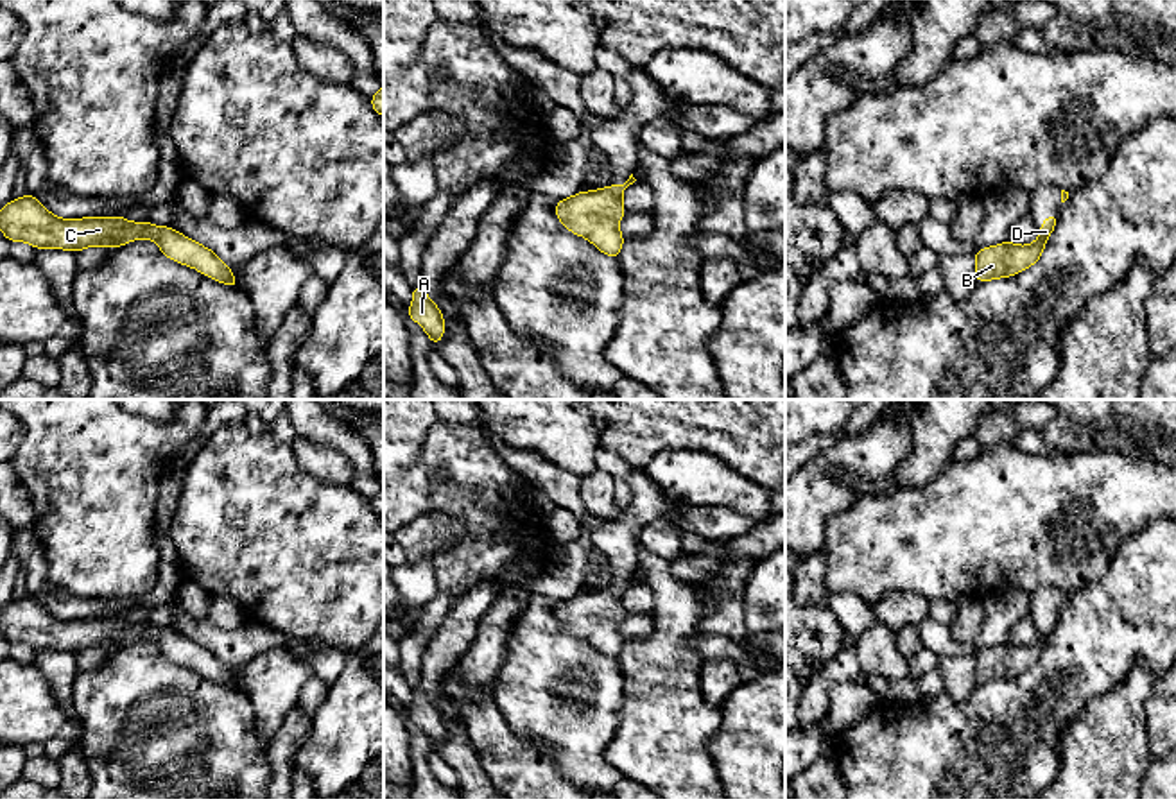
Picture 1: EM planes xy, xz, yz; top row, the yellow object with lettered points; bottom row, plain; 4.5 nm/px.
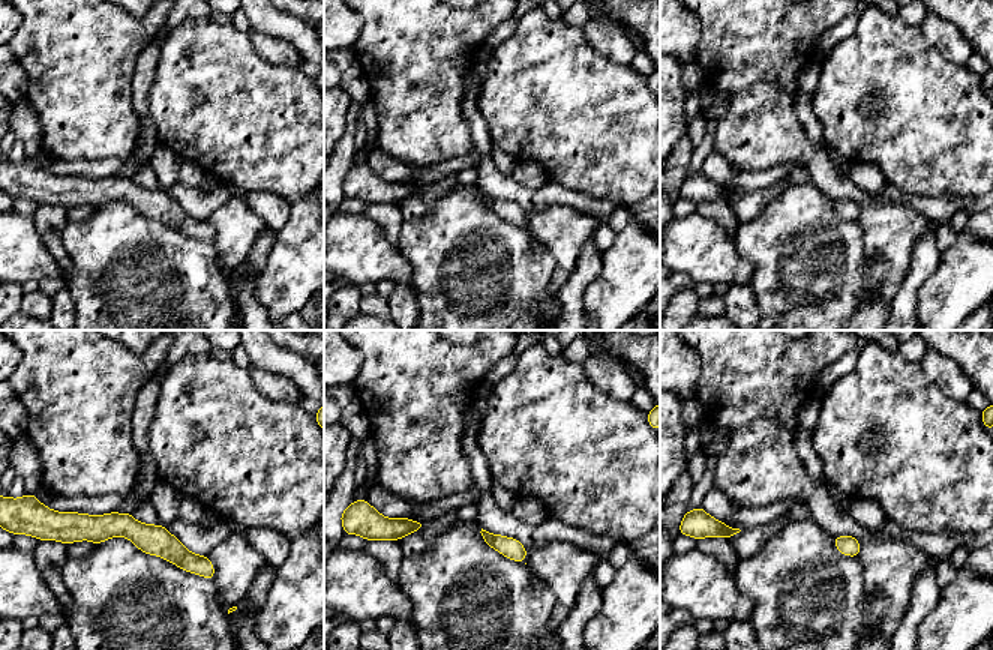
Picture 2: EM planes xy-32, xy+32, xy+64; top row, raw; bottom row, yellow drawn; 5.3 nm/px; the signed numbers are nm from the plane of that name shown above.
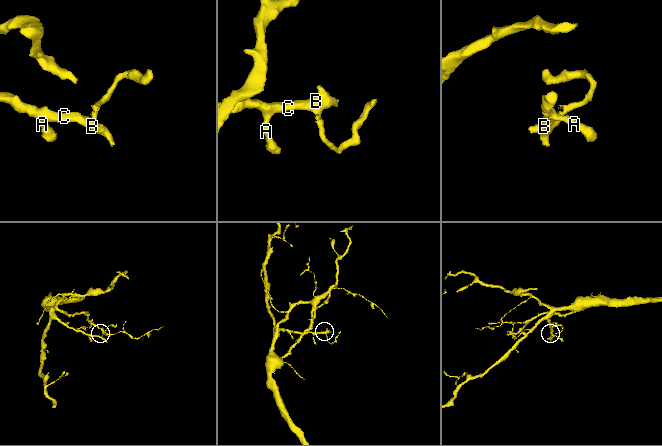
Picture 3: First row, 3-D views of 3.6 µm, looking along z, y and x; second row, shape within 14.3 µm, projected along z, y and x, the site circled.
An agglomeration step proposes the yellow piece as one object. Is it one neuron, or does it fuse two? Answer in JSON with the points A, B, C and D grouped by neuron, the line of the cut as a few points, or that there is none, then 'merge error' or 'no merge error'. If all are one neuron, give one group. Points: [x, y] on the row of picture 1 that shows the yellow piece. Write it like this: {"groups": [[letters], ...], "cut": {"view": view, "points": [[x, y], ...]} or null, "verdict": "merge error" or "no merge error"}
{"groups": [["A", "B", "C", "D"]], "cut": null, "verdict": "no merge error"}

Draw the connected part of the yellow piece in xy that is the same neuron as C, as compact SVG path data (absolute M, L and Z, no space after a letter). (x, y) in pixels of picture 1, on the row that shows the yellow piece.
M27 193L13 199L0 210L0 229L9 242L20 240L36 249L66 249L72 253L97 245L115 249L138 238L149 238L172 262L188 265L219 283L238 288L229 265L212 249L170 226L161 228L147 220L129 222L125 217L57 219L36 195Z

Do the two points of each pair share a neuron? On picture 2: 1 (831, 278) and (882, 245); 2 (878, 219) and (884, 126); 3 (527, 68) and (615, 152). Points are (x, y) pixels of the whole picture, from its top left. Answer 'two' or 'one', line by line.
1: two
2: two
3: one

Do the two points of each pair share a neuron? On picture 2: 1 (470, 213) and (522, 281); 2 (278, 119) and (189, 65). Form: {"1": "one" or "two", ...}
{"1": "one", "2": "one"}

